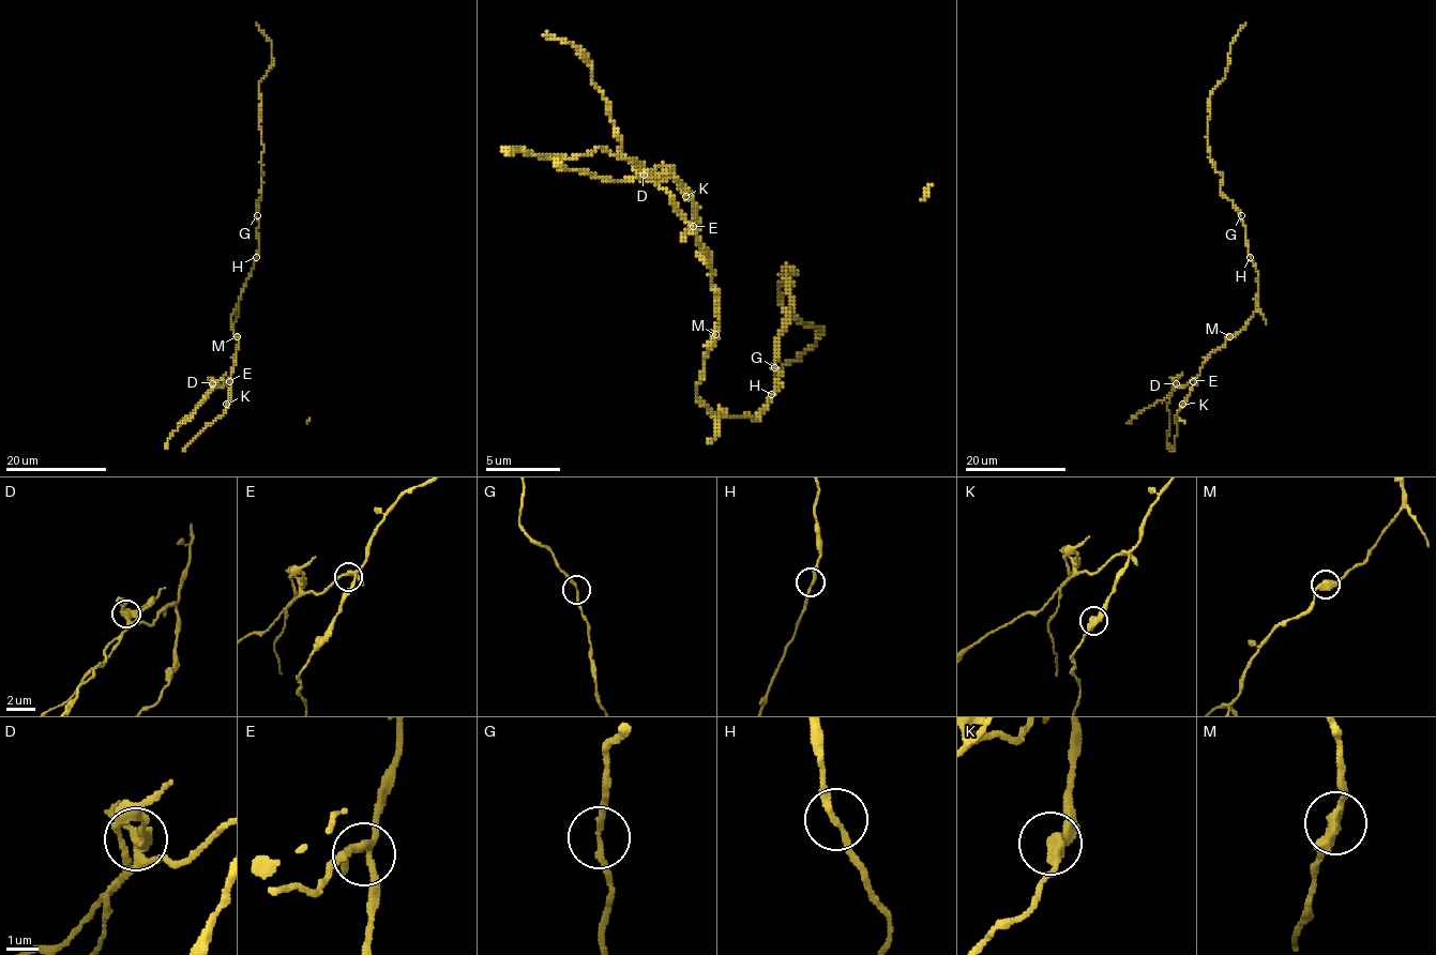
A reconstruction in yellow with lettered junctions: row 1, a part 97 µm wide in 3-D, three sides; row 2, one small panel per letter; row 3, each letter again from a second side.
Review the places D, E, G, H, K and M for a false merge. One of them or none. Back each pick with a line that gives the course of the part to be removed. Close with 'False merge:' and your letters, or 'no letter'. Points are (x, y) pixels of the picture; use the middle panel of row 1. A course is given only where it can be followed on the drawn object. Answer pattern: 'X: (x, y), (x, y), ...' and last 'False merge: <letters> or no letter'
D: (644, 173), (648, 170), (640, 163), (599, 148), (550, 158), (502, 151)
False merge: D

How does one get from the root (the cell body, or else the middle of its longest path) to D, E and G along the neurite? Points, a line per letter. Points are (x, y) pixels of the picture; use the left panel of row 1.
D: (257, 257), (238, 307), (230, 317), (238, 340), (231, 377), (222, 385), (212, 383)
E: (257, 257), (238, 307), (230, 317), (238, 348), (229, 381)
G: (257, 257), (257, 214)

